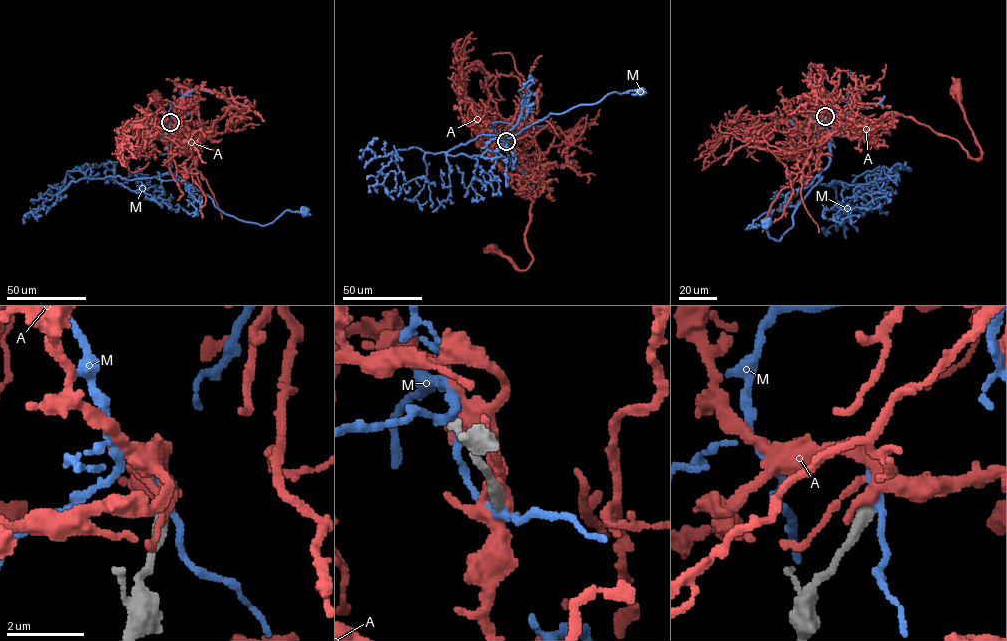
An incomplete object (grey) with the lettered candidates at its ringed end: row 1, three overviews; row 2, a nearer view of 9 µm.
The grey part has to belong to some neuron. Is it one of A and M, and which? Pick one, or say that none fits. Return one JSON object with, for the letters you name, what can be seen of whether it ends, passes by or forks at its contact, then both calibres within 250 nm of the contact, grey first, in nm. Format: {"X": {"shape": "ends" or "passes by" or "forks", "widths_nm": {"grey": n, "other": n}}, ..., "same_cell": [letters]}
{"same_cell": []}

